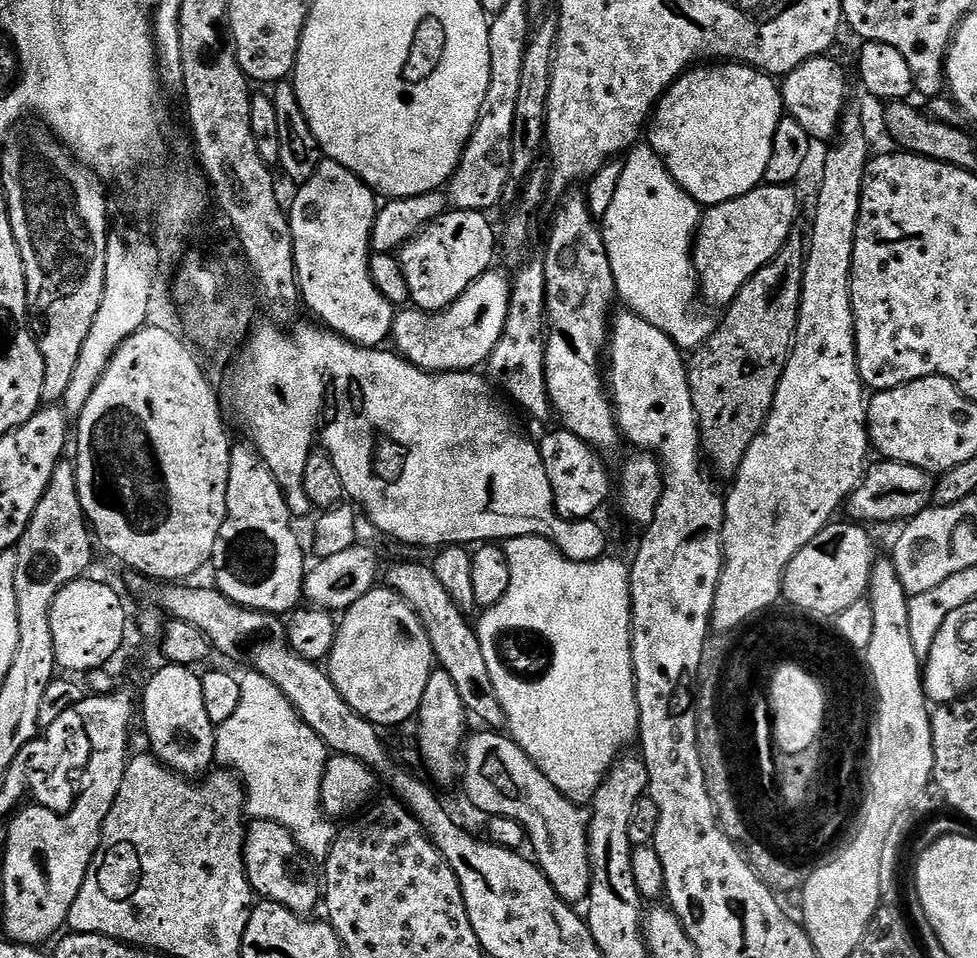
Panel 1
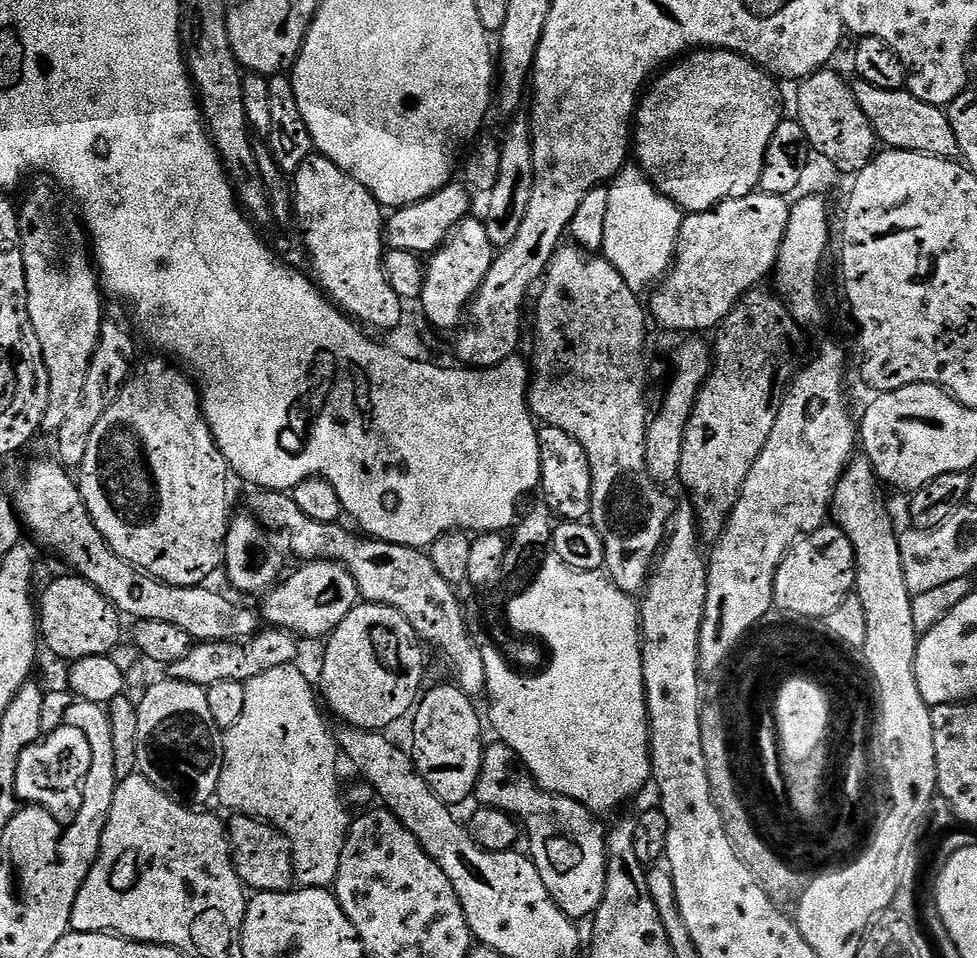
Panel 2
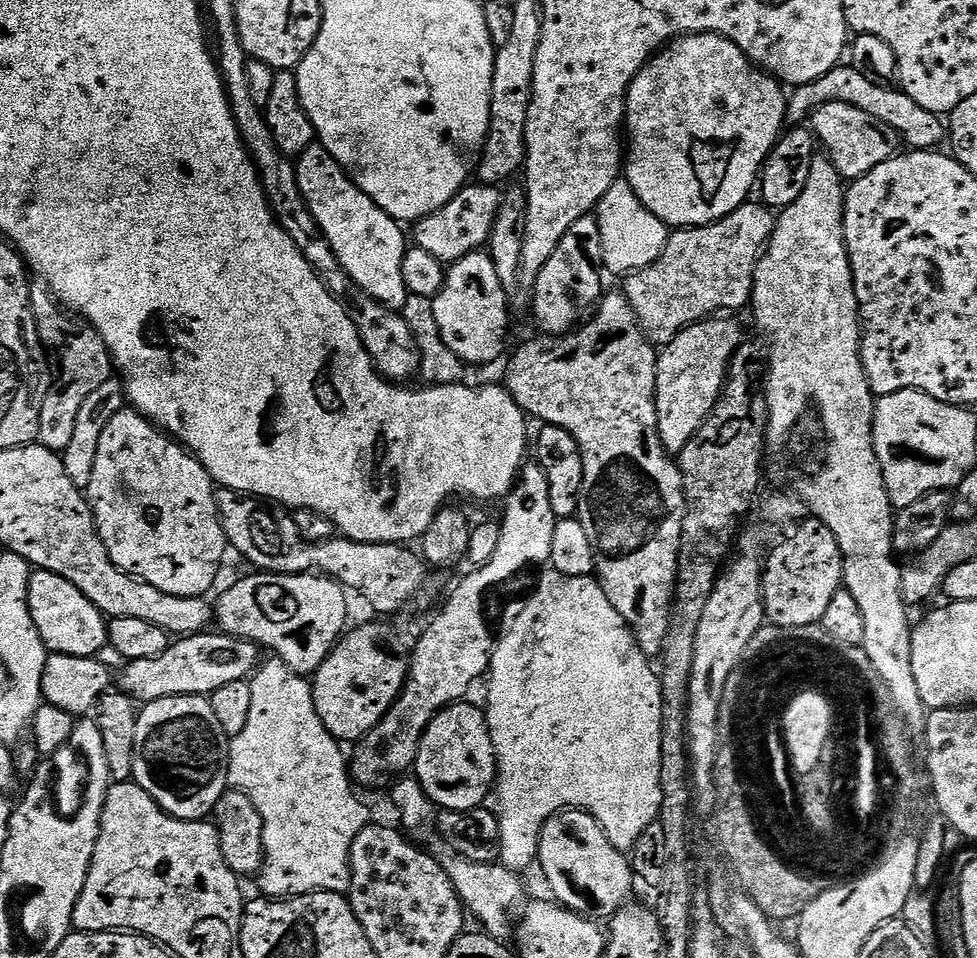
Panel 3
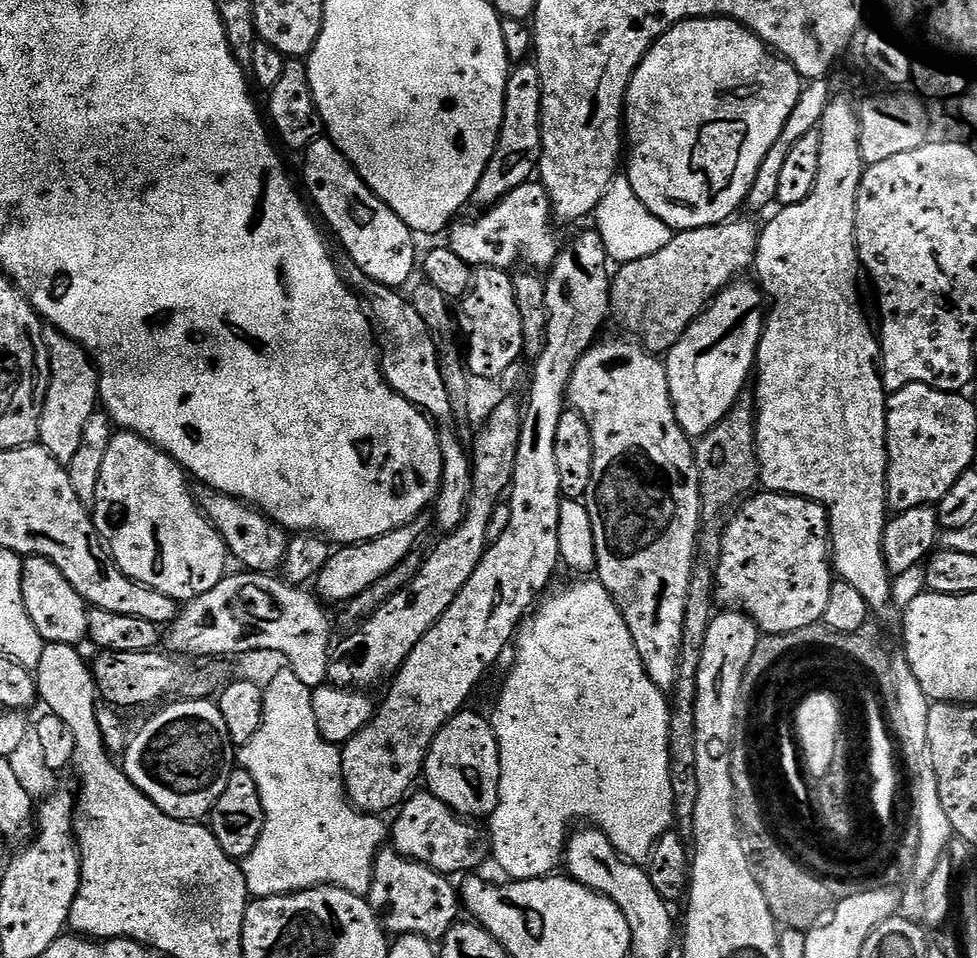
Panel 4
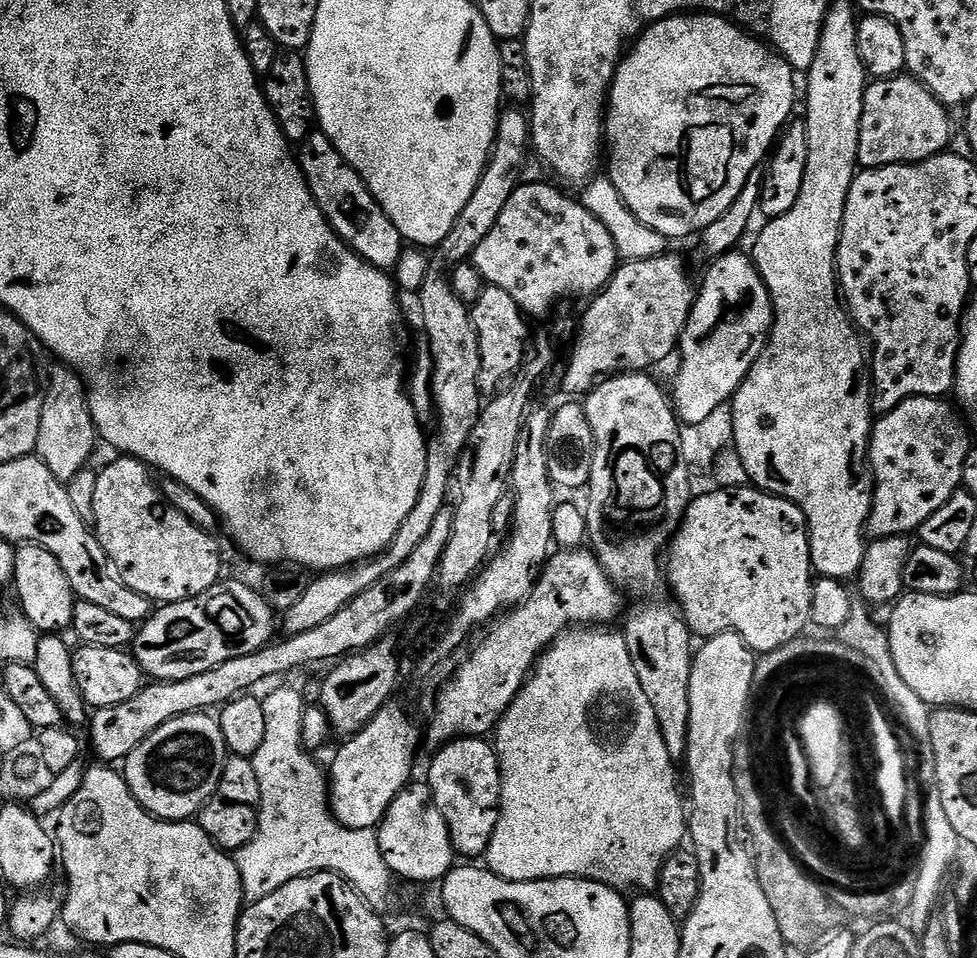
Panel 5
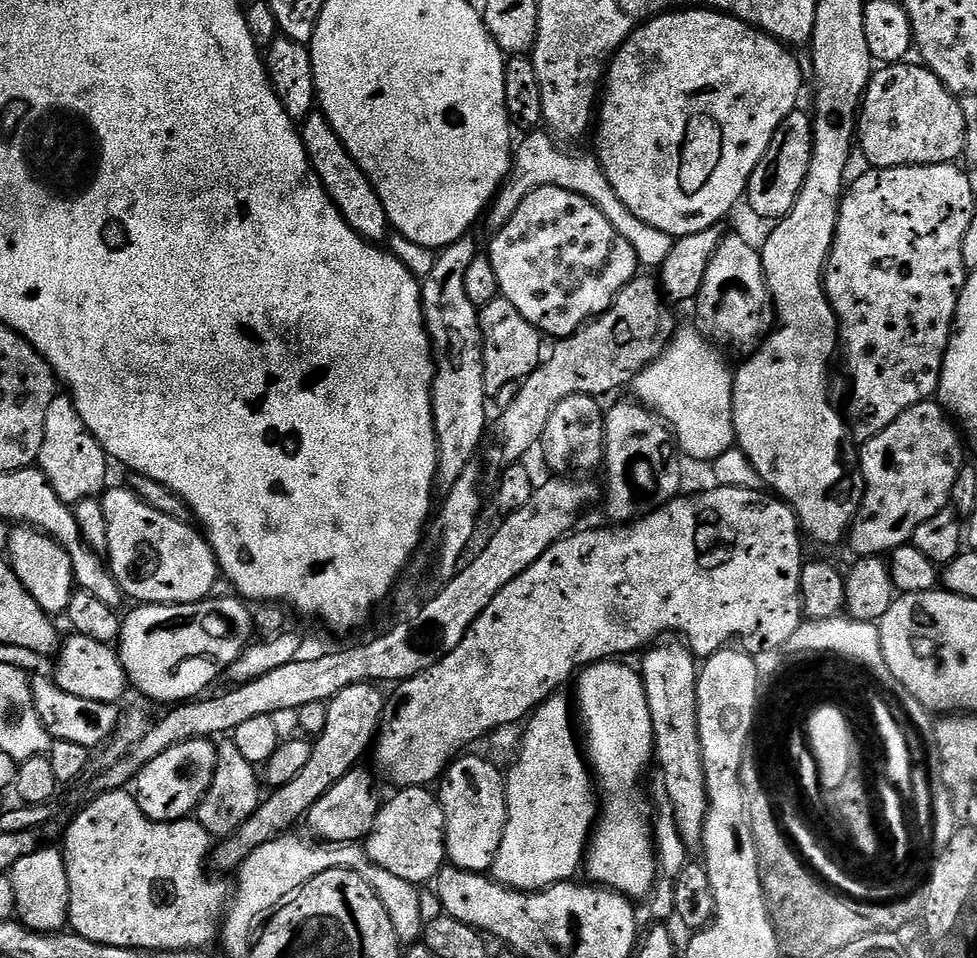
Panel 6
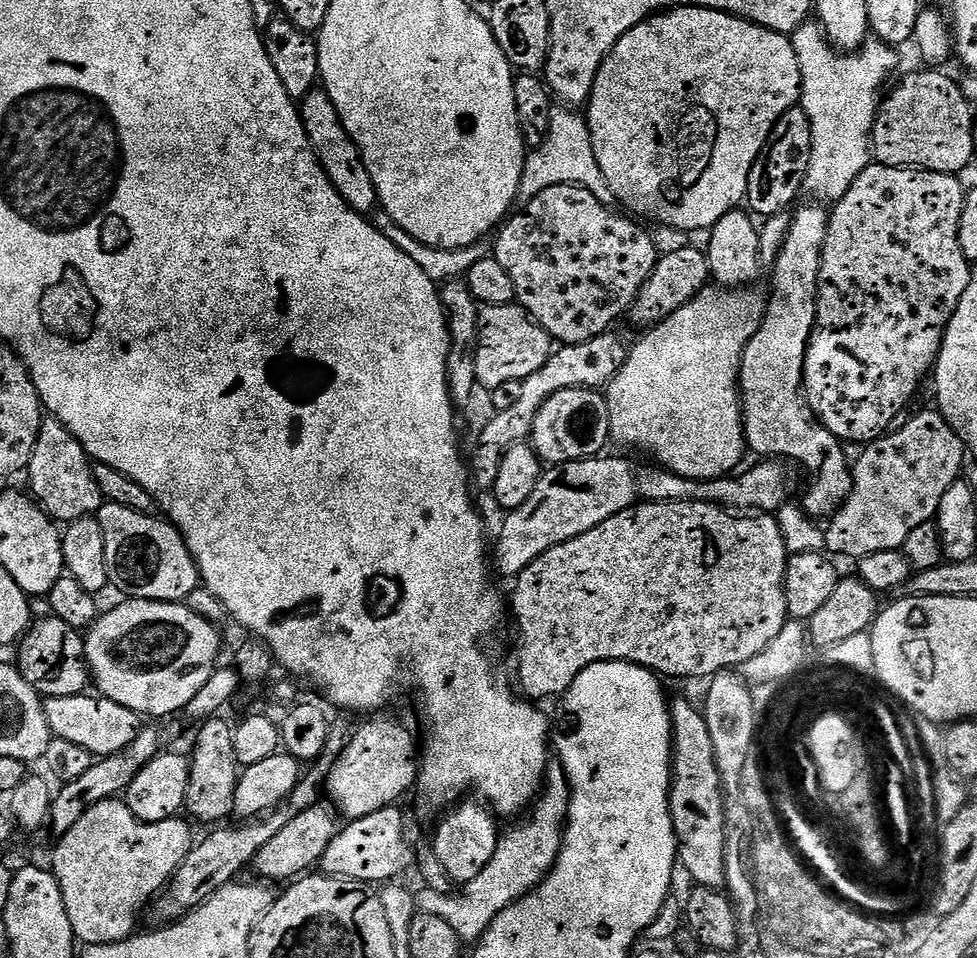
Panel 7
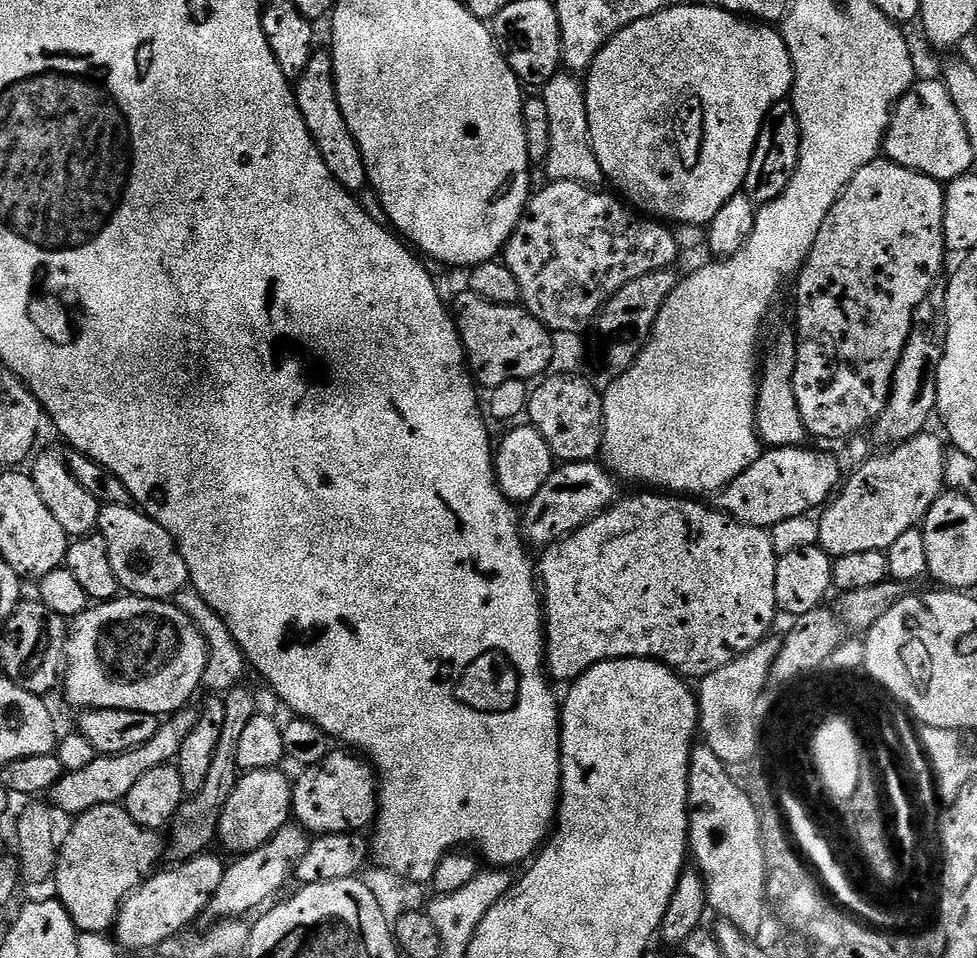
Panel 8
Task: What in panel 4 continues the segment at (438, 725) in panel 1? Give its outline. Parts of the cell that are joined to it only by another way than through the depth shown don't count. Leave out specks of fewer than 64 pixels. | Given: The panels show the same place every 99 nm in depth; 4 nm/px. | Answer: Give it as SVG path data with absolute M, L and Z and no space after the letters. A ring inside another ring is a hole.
M462 710L458 715L452 716L446 722L446 726L442 726L442 730L438 730L438 734L434 738L434 742L428 751L428 757L424 759L424 767L422 769L422 780L425 780L427 791L431 792L433 796L437 796L439 800L452 809L460 818L476 818L472 816L484 816L484 818L491 817L492 811L496 808L498 802L498 786L500 785L500 755L498 754L498 742L496 736L492 732L491 723L487 719L484 720L476 712L468 712L469 710Z

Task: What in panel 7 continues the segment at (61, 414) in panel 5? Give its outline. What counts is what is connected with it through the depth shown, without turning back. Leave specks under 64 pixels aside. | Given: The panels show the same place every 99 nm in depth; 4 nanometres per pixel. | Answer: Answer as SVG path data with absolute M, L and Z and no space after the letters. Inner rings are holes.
M45 419L41 423L38 442L26 469L27 487L36 503L57 522L96 516L106 501L92 473L92 465L93 461L78 438L74 438L74 434L70 434L70 430L62 426L62 422Z

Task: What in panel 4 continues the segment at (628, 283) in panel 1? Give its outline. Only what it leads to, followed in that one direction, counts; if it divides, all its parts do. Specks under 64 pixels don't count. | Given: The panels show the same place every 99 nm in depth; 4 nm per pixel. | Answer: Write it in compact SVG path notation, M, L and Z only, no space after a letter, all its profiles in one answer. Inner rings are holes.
M624 178L613 179L608 192L596 203L595 220L594 230L602 238L608 259L617 265L629 264L638 258L650 258L650 254L658 254L658 250L662 250L662 246L666 246L666 242L670 242L674 235L673 229L667 228L661 220L654 218L641 207Z

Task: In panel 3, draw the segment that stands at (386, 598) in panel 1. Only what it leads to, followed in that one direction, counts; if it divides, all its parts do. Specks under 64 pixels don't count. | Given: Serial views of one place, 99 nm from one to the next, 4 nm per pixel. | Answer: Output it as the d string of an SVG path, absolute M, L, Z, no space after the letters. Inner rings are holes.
M360 624L350 632L332 649L310 680L314 710L318 710L322 726L341 742L359 742L382 722L408 681L410 659L409 645L404 645L403 638L388 624Z

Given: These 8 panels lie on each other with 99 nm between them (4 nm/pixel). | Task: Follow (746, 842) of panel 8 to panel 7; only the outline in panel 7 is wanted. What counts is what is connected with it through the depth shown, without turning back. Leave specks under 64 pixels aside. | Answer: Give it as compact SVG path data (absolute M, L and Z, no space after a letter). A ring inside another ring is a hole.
M688 700L671 701L672 709L672 789L670 790L670 814L676 831L676 847L678 860L688 871L693 885L701 888L725 887L726 858L728 857L728 827L730 821L726 811L724 787L718 774L718 766L714 758L714 741L710 739L710 726L706 726L706 718L699 707L696 708Z

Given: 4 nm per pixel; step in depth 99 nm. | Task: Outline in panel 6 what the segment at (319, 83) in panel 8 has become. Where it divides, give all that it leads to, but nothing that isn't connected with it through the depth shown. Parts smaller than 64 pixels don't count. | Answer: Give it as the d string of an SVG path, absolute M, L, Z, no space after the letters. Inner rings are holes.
M313 111L311 116L306 117L299 125L300 137L306 146L306 154L312 163L312 169L318 174L326 194L338 206L342 218L352 227L364 240L373 242L383 241L383 236L387 237L390 232L388 215L374 190L374 186L362 174L358 162L354 162L352 155L342 146L338 134L334 134L334 126L324 116L323 112Z

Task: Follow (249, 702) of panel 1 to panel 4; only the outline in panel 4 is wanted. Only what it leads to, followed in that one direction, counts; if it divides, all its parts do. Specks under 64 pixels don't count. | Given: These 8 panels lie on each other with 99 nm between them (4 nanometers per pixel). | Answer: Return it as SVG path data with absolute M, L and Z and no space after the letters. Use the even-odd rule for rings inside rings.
M285 670L285 672L276 672L272 677L268 680L268 685L265 683L263 685L262 691L264 693L264 701L262 702L262 722L258 726L258 734L254 734L254 738L250 738L250 742L246 742L245 744L239 745L238 748L238 756L240 752L240 761L238 760L239 767L244 768L250 775L254 778L254 786L258 786L258 794L262 798L262 810L264 811L264 825L262 826L262 834L259 838L256 839L256 845L254 846L254 850L250 850L250 854L244 857L242 861L242 867L244 870L244 877L246 878L246 886L251 892L253 897L259 898L261 896L283 896L289 892L301 892L302 890L306 890L307 888L318 888L321 884L332 884L336 888L341 888L342 890L346 890L350 894L354 894L355 896L367 897L368 891L370 890L370 882L372 881L372 867L374 866L374 862L376 861L376 854L380 851L381 848L385 847L386 837L389 835L390 828L387 823L383 824L381 817L376 814L369 814L366 812L359 812L356 808L353 808L351 804L348 802L347 795L344 791L344 774L340 770L340 758L342 755L341 749L337 747L335 744L331 744L330 742L326 742L318 730L318 724L316 719L314 718L314 706L312 705L312 688L308 686L303 676L291 671Z

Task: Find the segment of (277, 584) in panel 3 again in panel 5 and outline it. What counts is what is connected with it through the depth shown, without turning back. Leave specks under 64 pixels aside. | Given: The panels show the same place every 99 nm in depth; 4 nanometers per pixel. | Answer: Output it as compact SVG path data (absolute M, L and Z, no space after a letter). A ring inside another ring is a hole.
M224 578L194 598L157 607L139 625L134 641L134 655L145 677L153 681L194 678L198 674L206 674L206 670L214 670L214 666L222 666L222 662L230 662L230 658L254 654L258 649L273 643L277 635L276 628L278 632L278 616L272 613L271 606L250 585Z

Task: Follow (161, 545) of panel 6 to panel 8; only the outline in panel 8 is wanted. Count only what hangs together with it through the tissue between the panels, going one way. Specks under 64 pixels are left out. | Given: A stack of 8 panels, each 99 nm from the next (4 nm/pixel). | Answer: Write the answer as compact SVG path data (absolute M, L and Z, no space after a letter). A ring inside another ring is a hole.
M103 505L100 510L100 527L98 535L106 542L106 550L110 550L110 567L114 570L114 578L118 578L121 589L133 596L142 596L145 600L171 601L183 589L189 587L188 567L170 534L158 522L154 522L147 514L135 506Z

